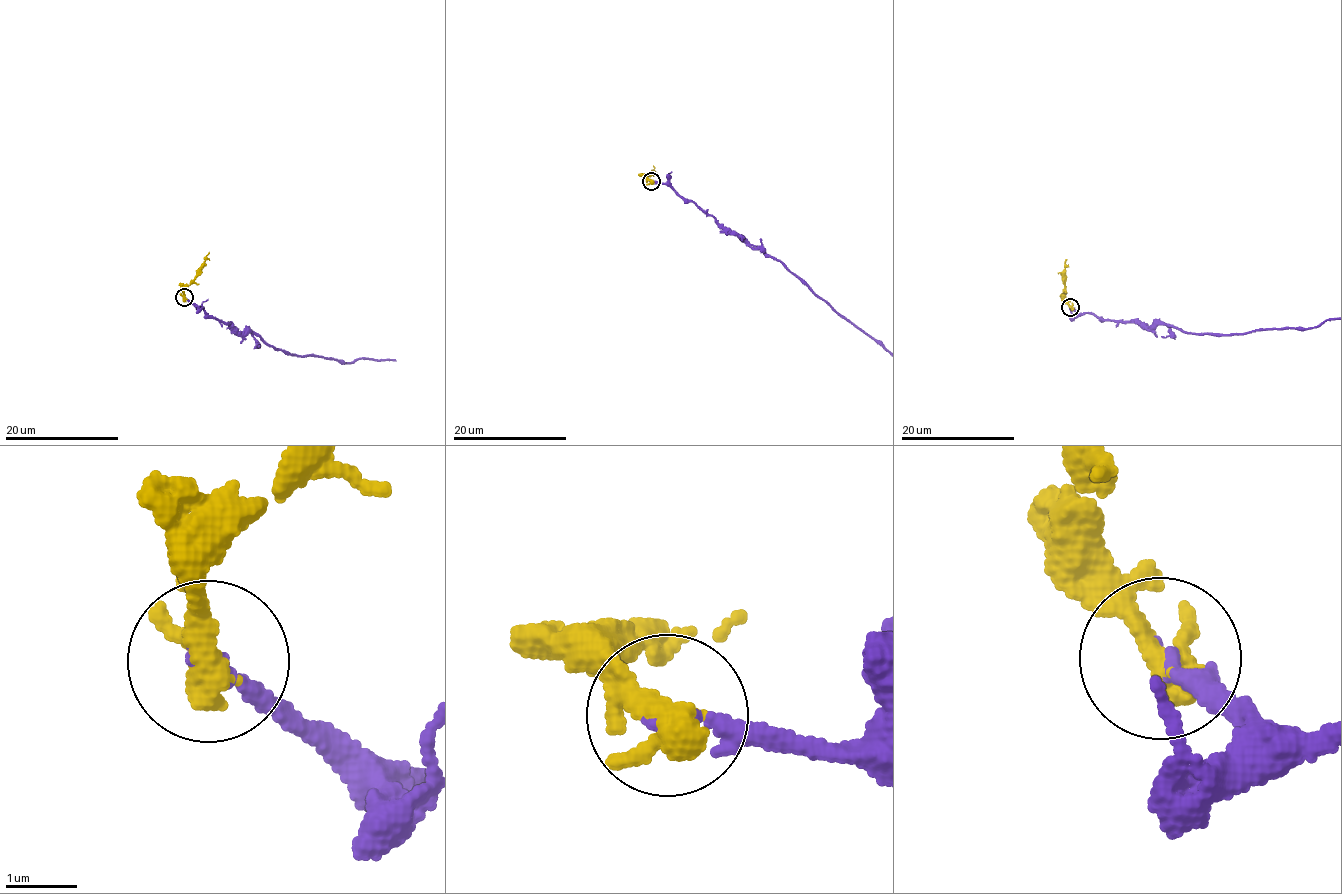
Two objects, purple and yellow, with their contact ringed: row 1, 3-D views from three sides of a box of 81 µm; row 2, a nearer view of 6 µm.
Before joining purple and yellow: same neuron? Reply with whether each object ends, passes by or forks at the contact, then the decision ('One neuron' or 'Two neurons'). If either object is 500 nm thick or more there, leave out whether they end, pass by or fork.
At the ring purple ends. At the ring yellow ends. One neuron

